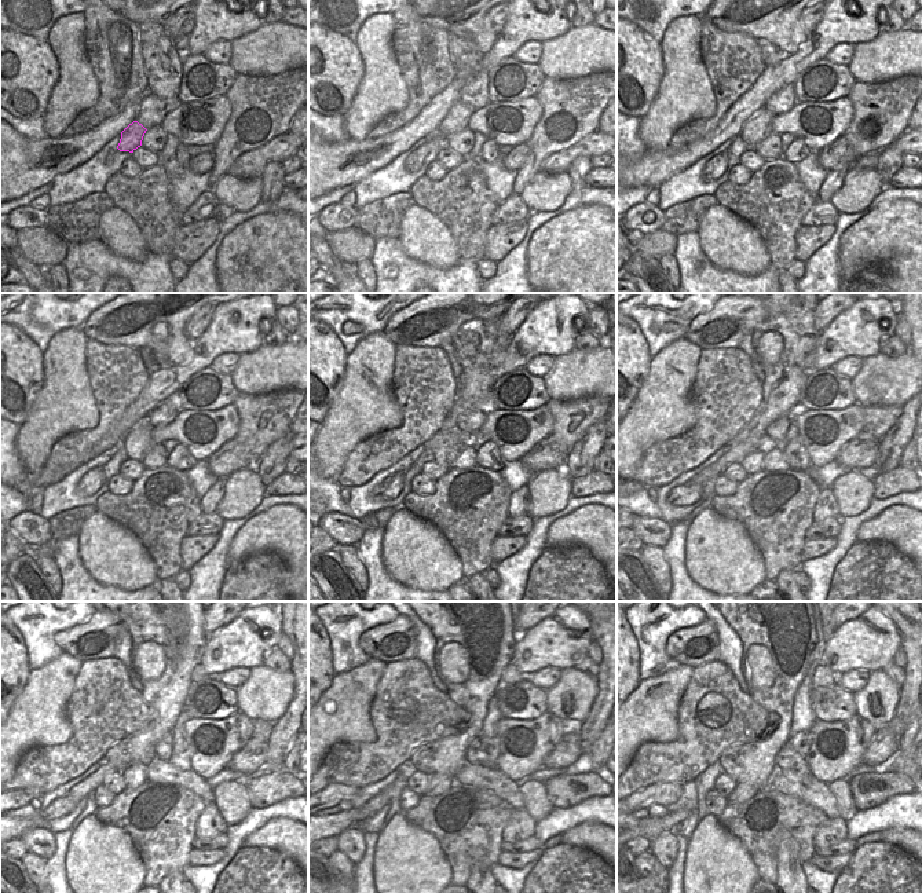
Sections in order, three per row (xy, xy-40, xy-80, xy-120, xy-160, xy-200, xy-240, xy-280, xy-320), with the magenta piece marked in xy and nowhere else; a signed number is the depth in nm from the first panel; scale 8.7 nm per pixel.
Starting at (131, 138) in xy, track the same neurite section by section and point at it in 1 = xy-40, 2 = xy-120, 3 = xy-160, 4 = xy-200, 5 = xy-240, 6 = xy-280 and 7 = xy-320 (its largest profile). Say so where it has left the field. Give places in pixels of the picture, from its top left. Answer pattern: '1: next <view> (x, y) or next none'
1: next xy-40 (436, 141)
2: next xy-120 (91, 482)
3: next xy-160 (391, 487)
4: next xy-200 (688, 493)
5: next xy-240 (62, 807)
6: next xy-280 (343, 820)
7: next xy-320 (648, 827)

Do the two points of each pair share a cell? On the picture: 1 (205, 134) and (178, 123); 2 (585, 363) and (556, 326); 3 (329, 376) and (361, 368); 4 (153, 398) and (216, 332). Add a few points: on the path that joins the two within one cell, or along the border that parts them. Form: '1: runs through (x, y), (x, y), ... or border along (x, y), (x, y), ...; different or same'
1: runs through (198, 132), (182, 130); same
2: border along (573, 348), (555, 358); different
3: border along (347, 355), (341, 387), (330, 401); different
4: runs through (171, 380), (204, 355), (207, 350); same

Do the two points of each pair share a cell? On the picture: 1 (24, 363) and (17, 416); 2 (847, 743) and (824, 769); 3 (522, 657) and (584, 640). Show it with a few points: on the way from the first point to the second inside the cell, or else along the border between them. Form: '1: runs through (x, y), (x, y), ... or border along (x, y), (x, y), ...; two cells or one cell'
1: runs through (24, 377), (26, 405); one cell
2: runs through (844, 750), (831, 762); one cell
3: runs through (537, 648), (569, 648); one cell

